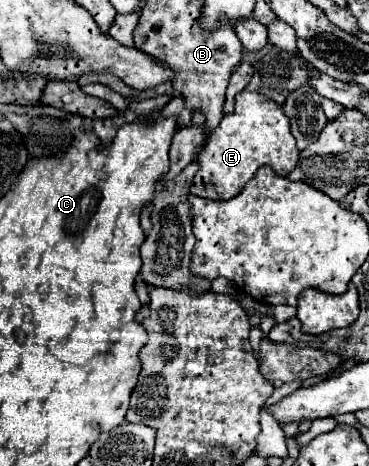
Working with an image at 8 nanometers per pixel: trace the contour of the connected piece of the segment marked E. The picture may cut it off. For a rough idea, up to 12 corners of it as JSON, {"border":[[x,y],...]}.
{"border":[[236,95],[200,153],[190,193],[234,197],[270,165],[300,151],[282,107]]}

